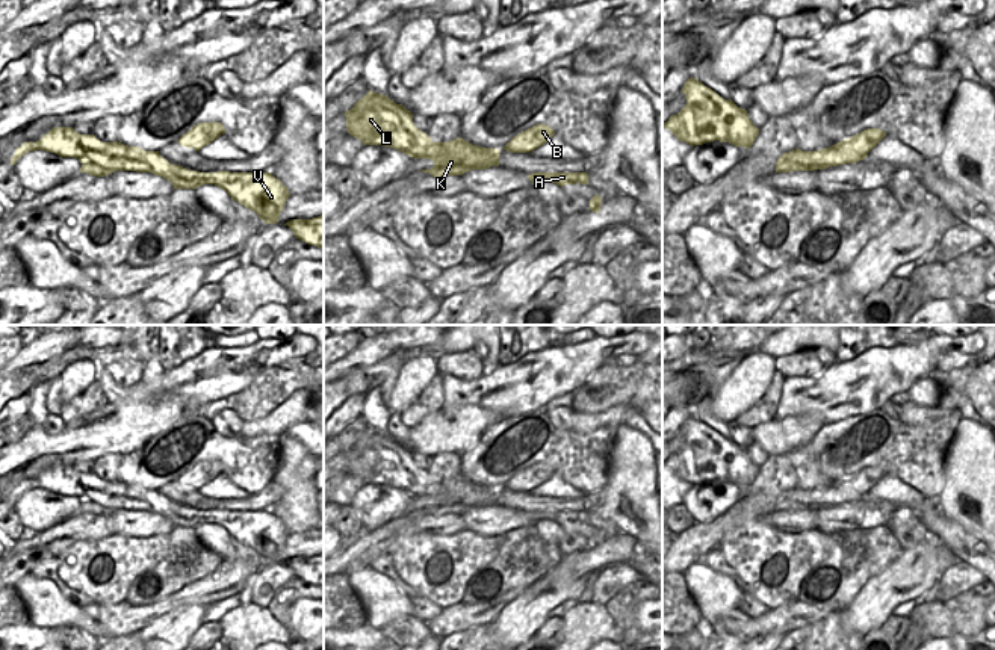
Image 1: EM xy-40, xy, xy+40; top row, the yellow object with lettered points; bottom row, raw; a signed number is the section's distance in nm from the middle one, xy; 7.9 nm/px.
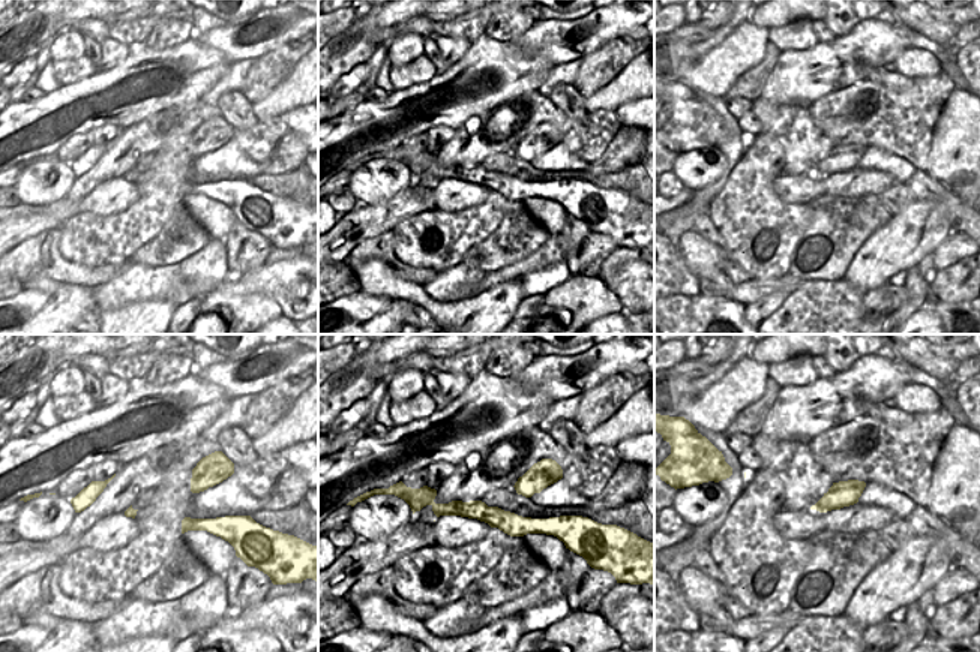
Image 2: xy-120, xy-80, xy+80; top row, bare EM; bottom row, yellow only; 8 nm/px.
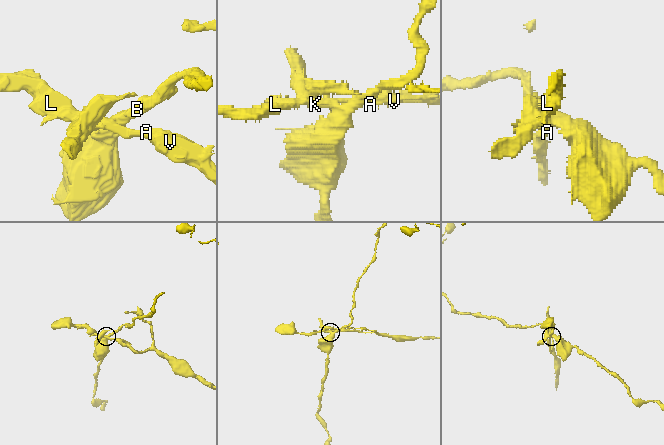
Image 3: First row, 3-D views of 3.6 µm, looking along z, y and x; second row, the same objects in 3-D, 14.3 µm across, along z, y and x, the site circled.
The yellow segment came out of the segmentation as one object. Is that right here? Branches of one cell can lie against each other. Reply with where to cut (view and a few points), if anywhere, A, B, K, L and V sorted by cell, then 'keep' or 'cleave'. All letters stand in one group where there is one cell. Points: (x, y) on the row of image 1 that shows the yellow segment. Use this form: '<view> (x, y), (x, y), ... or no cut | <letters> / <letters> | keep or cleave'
xy+40 (829, 147), (833, 165) | A K L V / B | cleave

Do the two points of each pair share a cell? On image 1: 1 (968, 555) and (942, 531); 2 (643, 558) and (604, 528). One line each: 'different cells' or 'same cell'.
1: same cell
2: same cell

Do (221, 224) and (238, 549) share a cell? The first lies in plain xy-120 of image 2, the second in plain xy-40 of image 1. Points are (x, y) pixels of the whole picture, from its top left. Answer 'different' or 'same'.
different

